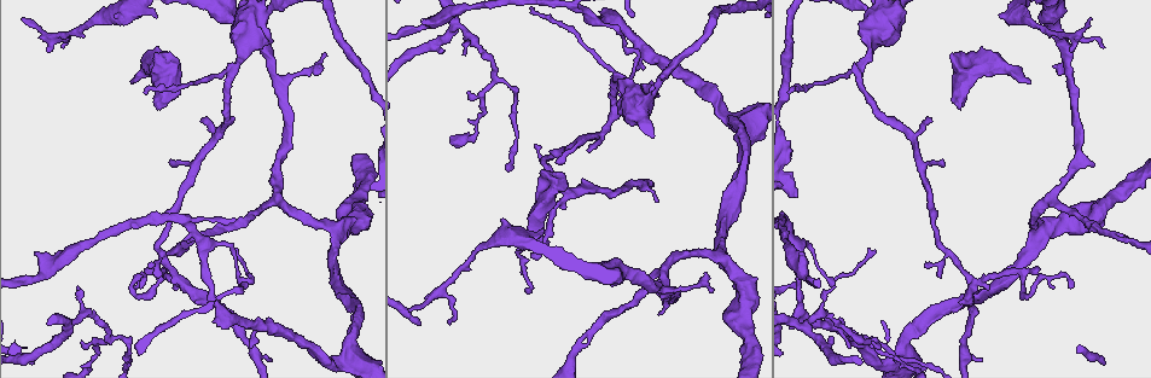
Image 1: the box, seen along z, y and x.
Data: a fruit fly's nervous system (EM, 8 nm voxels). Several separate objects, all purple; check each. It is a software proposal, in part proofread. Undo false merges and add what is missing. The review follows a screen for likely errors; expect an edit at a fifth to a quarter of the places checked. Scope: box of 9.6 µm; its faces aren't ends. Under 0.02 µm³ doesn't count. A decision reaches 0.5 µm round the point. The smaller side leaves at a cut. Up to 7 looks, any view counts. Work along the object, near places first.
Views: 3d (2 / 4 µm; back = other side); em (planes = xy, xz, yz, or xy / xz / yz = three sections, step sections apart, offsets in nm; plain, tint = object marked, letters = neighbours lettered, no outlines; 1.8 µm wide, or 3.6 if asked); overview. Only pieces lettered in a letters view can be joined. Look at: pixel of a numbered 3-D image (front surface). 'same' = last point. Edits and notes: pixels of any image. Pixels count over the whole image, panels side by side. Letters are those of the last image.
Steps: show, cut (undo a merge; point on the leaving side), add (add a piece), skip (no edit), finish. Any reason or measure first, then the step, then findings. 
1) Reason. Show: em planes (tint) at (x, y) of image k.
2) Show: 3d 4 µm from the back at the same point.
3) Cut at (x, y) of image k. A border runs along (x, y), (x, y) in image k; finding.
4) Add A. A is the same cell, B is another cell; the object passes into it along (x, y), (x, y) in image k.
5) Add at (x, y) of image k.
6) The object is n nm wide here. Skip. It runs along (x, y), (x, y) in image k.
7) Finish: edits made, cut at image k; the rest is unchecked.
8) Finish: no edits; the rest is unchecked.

Free end. Show: em 3.6 µm planes (letters) at (156, 16) of image 1.

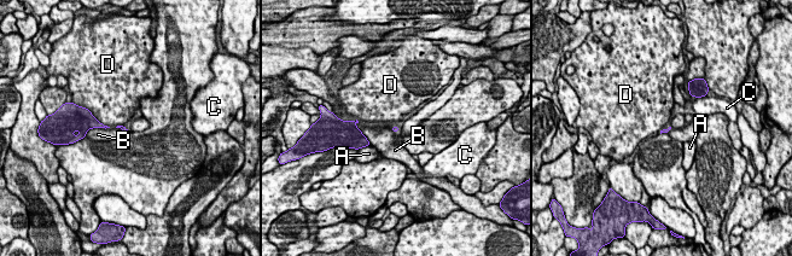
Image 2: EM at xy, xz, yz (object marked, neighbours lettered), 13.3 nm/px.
Skip. A, B, C and D are other cells; none of them fits.

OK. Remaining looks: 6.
Three-way junction. Show: 3d 4 µm at (455, 23) of image 1.

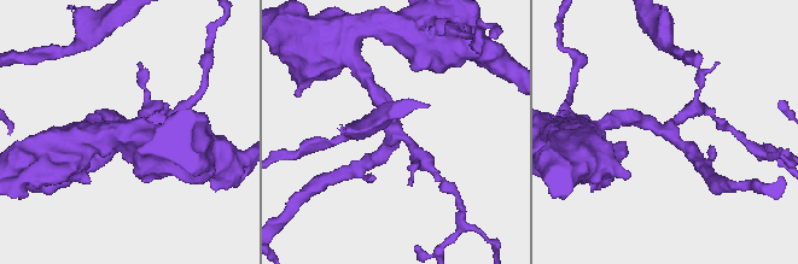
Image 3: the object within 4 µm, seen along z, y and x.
3 arms meet here; the arms are 190, 200, 220 nm wide; now the EM. Show: em planes (tint) at (668, 127) of image 3.

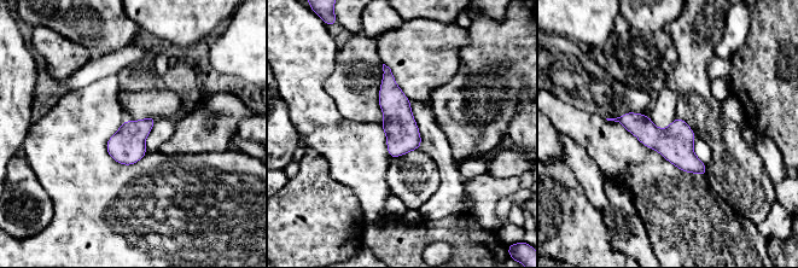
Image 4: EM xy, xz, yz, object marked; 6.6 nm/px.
What lies round it. Show: em planes (letters) at the same point.

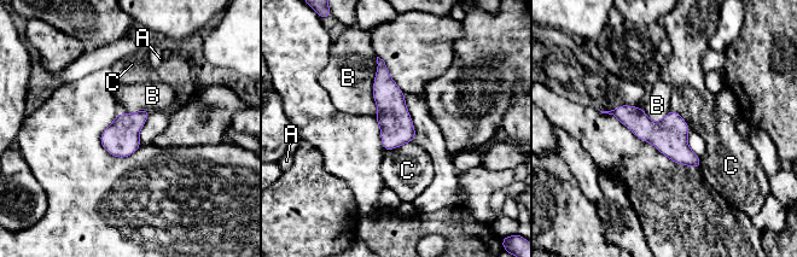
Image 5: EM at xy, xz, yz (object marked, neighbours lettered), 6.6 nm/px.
Skip. A, B and C are other cells; a border runs along (377, 57), (373, 116) in image 5; continuous, no second neuron.

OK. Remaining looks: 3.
An open end. Show: em xy step 8 (letters) at (249, 348) of image 1.

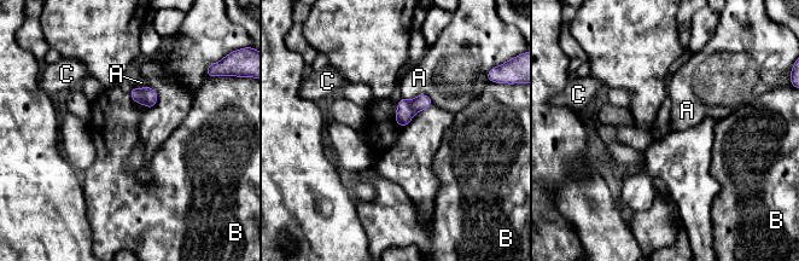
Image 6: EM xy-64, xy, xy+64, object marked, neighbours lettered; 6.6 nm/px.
Show: em planes (letters) at the same point.

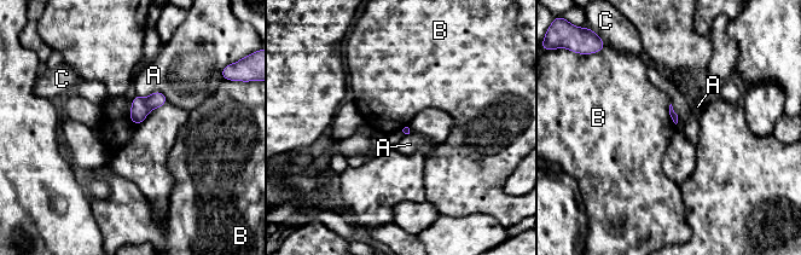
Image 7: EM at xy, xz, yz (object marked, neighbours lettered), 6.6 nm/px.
Skip. A, B and C are other cells; a border runs along (669, 104), (669, 116), (675, 125) in image 7; no lettered piece goes on from it.

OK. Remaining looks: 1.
Finish: no edits; the rest is unchecked.

